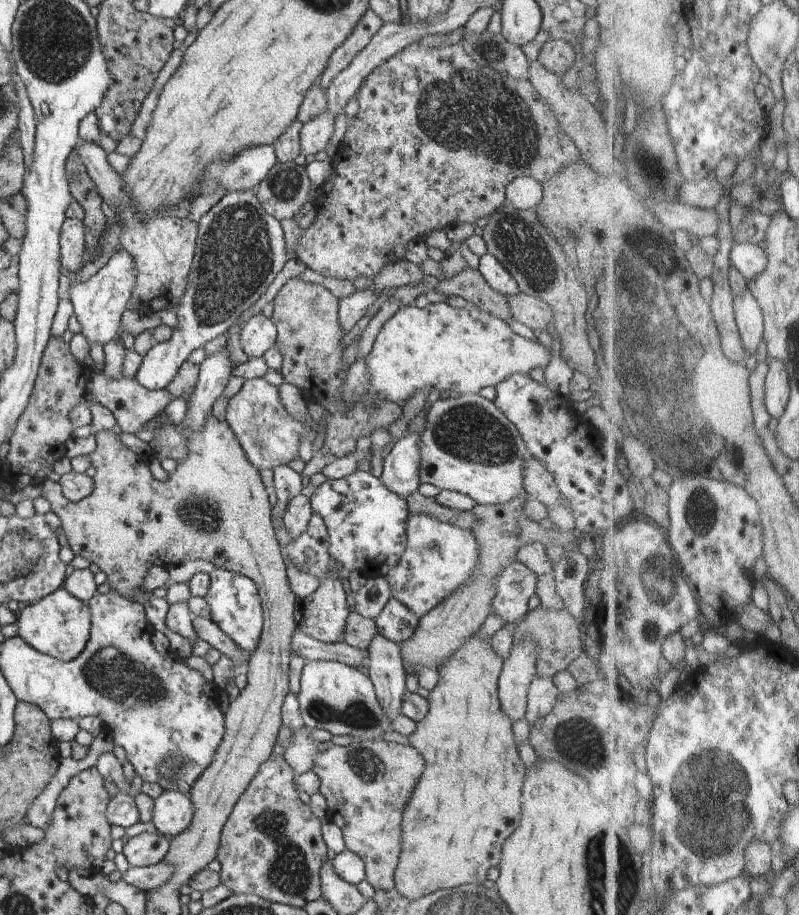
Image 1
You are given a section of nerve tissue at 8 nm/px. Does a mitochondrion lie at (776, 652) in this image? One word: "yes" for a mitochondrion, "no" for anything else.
no

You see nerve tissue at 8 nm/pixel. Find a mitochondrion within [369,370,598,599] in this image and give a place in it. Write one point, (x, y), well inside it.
(467, 432)

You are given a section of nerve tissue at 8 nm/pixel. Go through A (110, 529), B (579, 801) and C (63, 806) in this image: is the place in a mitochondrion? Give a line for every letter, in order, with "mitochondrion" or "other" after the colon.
A: other
B: other
C: other

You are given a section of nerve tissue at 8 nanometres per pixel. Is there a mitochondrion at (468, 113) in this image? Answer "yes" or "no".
yes

